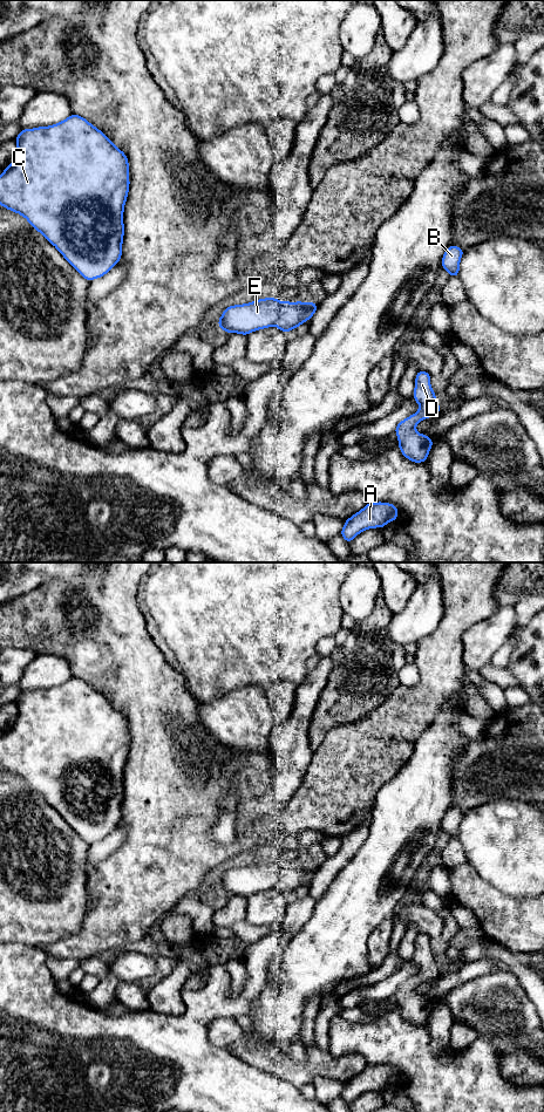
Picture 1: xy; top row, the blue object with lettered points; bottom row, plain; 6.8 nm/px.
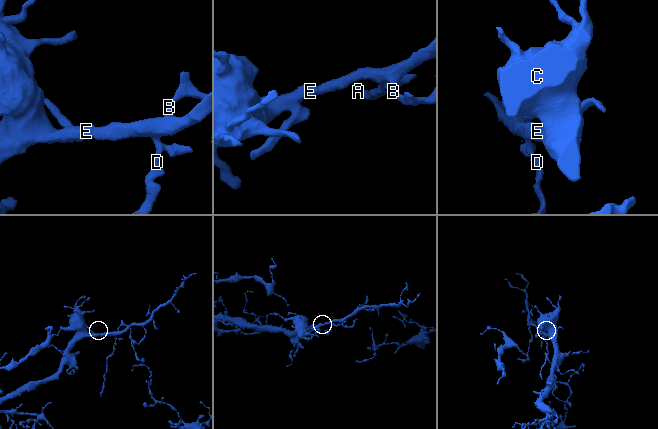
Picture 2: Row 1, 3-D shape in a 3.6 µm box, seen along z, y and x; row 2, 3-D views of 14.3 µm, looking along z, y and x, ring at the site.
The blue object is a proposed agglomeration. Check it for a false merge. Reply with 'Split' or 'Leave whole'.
Leave whole

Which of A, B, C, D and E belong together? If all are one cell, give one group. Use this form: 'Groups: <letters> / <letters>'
Groups: A B C D E

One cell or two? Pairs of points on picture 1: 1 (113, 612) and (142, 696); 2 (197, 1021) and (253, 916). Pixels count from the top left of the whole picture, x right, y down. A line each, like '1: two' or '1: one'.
1: one
2: two

